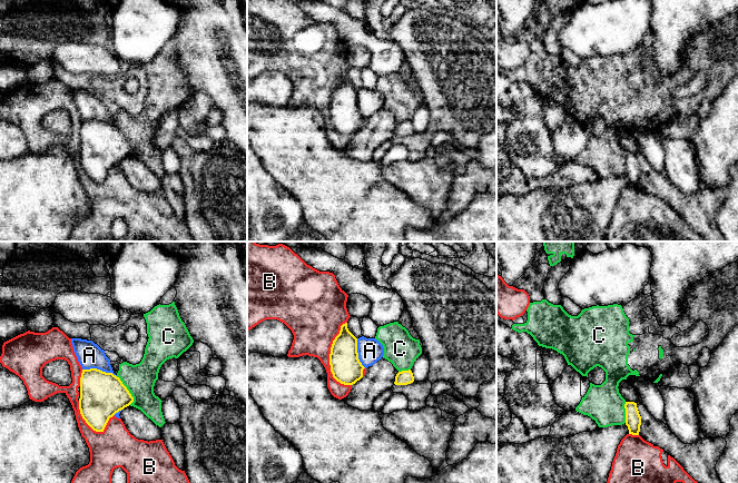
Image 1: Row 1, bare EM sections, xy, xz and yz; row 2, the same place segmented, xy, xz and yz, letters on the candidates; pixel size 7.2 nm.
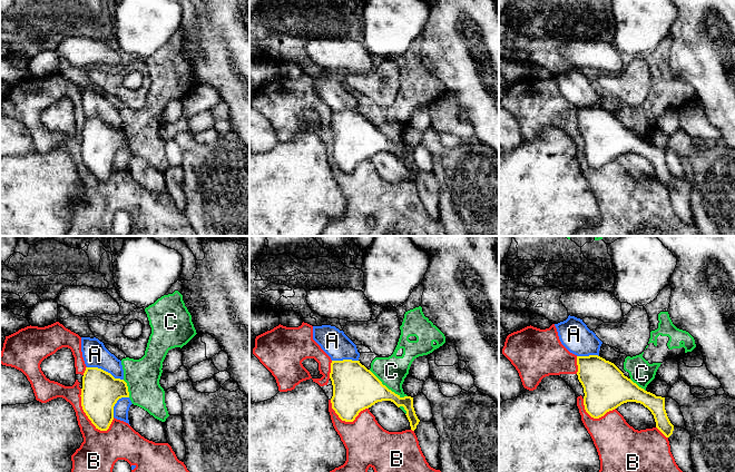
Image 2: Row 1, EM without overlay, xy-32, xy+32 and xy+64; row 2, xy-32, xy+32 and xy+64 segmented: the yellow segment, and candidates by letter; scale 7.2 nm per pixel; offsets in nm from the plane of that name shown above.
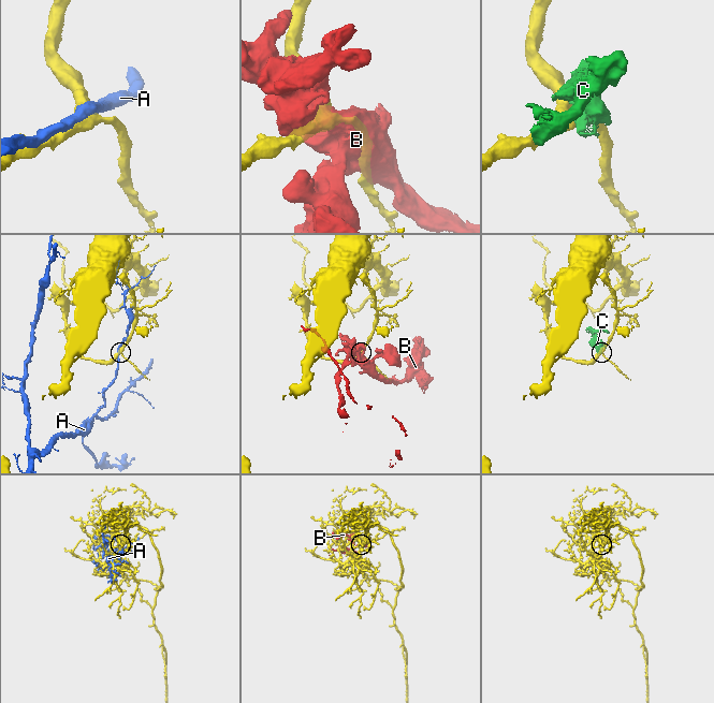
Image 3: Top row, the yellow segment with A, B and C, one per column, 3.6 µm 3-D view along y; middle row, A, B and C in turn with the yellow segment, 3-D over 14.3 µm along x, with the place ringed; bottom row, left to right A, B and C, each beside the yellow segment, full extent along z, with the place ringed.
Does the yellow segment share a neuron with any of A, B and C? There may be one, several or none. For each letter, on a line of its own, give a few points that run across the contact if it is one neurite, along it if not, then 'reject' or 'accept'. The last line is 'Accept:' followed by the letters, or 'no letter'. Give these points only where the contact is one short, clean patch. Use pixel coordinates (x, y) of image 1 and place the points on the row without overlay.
A: reject
B: reject
C: xy (116, 127), (133, 148), (130, 155) | reject
Accept: no letter

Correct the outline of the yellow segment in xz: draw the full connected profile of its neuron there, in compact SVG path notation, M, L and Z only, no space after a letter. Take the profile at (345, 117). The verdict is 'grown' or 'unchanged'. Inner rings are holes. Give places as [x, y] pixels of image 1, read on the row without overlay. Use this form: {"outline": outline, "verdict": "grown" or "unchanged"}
{"outline": "M347 73L333 91L329 116L333 128L341 135L353 136L363 128L365 118L358 110L357 89L348 81Z", "verdict": "unchanged"}

